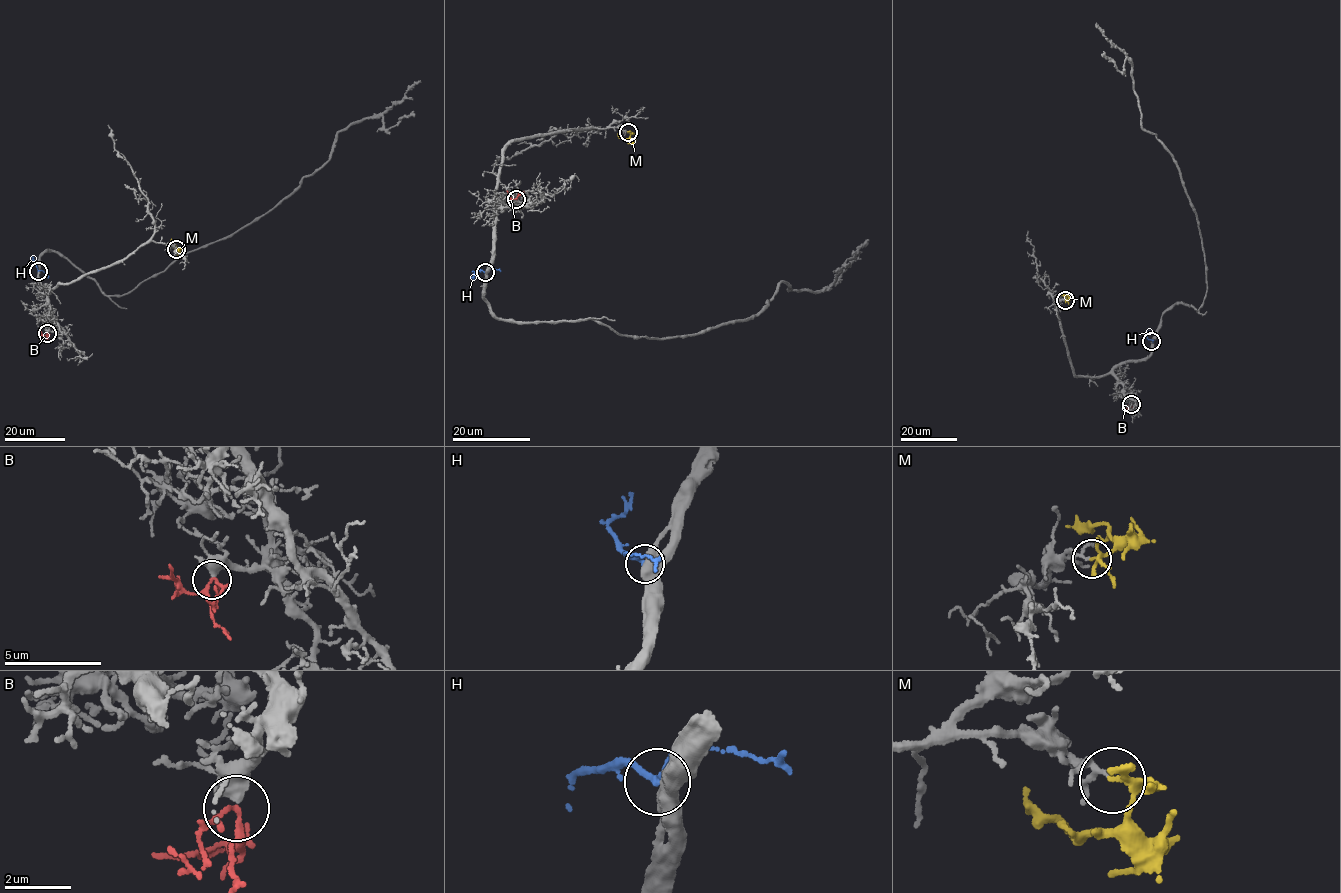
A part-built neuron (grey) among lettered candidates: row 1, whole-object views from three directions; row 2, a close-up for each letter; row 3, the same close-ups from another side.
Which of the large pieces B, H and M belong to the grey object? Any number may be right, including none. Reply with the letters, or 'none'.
B

